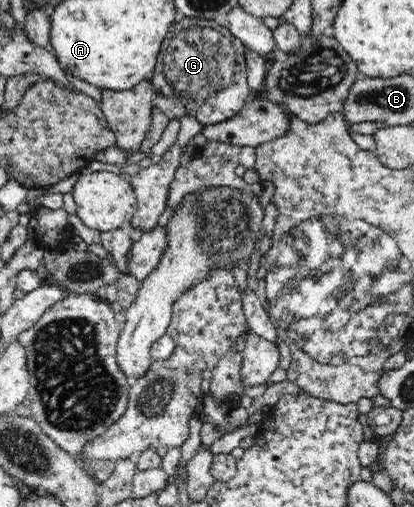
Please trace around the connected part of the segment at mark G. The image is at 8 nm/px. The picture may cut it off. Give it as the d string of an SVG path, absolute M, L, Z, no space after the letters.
M186 16L182 20L170 24L148 80L160 97L172 97L180 100L189 113L202 125L223 122L236 115L251 99L252 91L246 75L246 51L248 49L249 47L232 34L226 25L220 25L213 19Z

